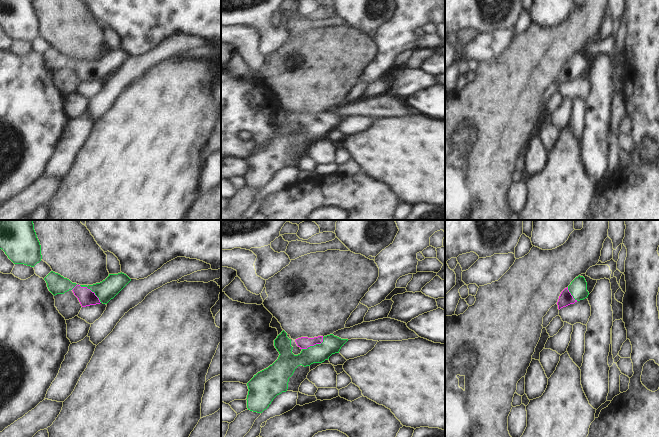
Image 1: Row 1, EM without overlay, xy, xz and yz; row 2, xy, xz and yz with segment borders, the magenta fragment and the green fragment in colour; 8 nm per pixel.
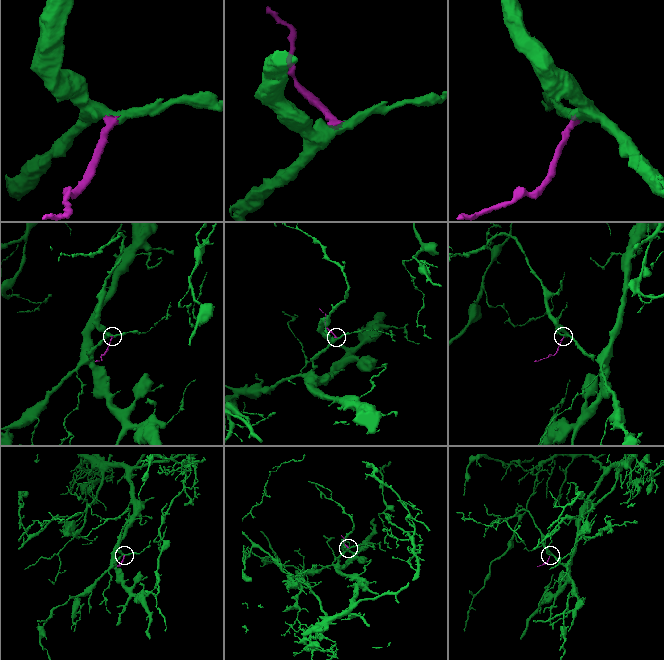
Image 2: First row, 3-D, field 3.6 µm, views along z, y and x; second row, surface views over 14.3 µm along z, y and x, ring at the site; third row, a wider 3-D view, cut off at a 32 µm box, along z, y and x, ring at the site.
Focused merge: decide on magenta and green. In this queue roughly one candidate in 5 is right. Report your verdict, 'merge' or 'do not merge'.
merge

